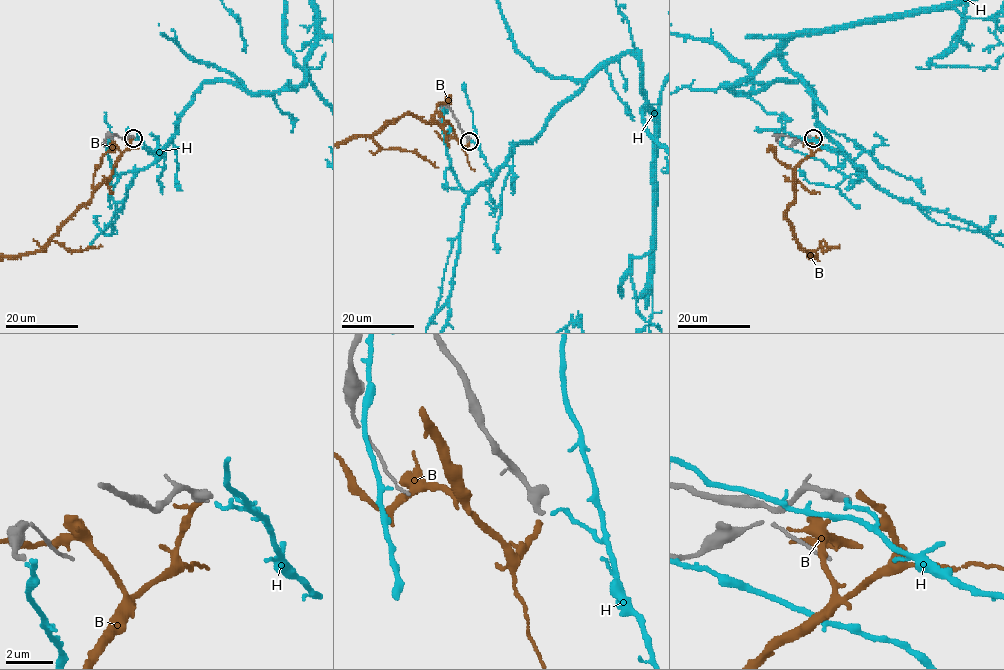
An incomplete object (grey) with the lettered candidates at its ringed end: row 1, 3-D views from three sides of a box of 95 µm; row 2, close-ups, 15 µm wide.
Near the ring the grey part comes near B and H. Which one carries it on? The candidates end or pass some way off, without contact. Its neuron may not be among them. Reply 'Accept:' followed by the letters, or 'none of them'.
Accept: none of them

